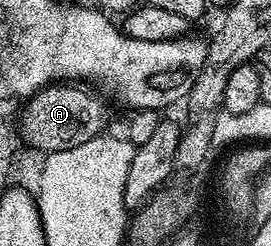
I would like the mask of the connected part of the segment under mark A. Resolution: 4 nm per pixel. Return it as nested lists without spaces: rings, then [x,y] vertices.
[[[51,84],[43,86],[36,94],[31,94],[26,107],[22,110],[22,119],[18,126],[22,129],[22,138],[34,150],[48,156],[52,152],[64,152],[76,144],[93,143],[94,139],[103,133],[106,121],[110,118],[110,110],[106,107],[107,99],[97,89],[86,84]]]

